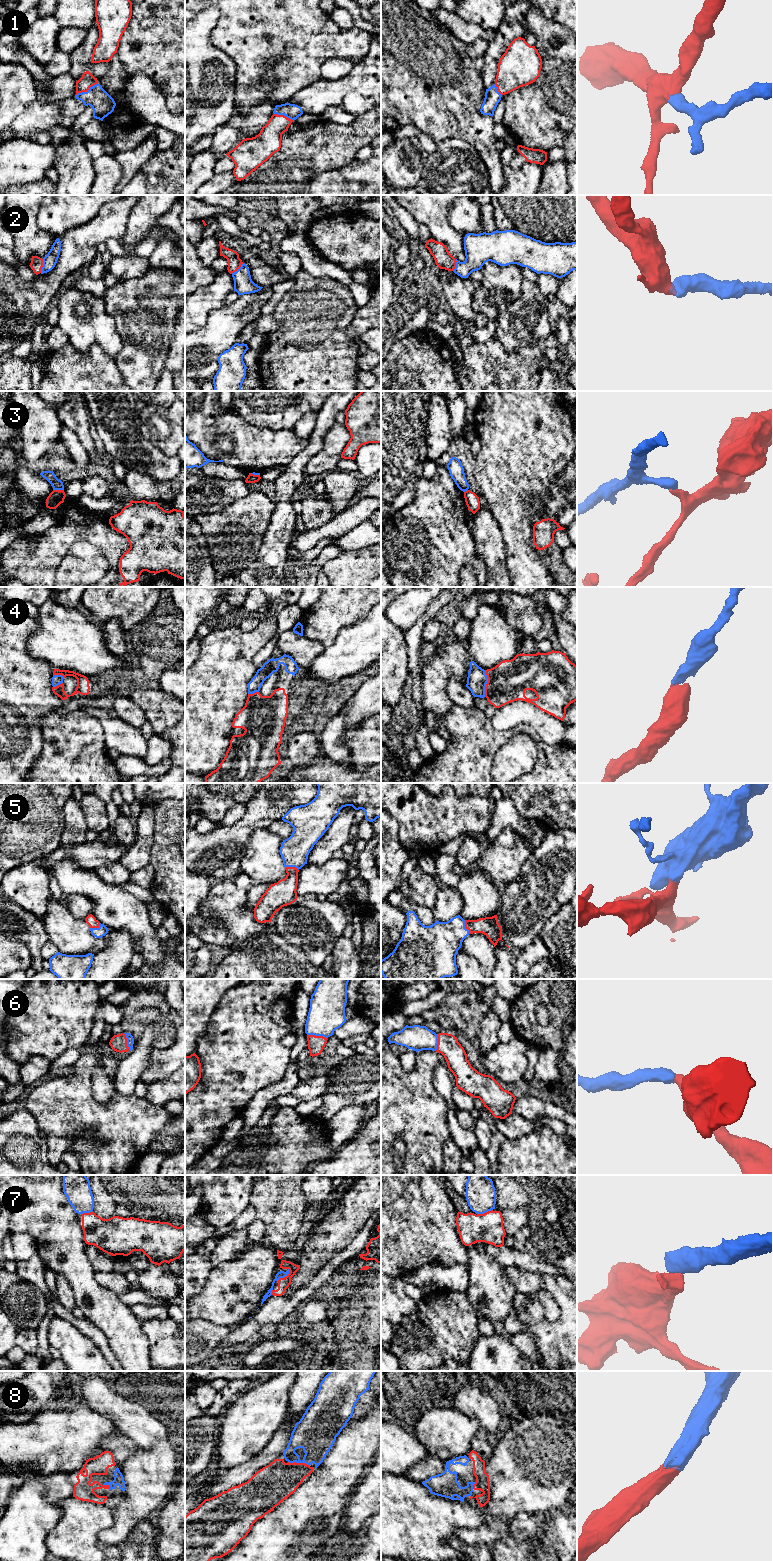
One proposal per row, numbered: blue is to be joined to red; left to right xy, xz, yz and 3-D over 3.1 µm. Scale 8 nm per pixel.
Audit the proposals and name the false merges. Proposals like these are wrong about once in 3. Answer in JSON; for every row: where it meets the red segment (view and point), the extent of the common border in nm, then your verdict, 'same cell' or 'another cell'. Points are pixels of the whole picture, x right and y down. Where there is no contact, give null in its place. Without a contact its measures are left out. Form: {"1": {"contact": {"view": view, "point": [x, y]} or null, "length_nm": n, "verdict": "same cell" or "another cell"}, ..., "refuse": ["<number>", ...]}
{"1": {"contact": {"view": "xy", "point": [86, 91]}, "length_nm": 220, "verdict": "same cell"}, "2": {"contact": {"view": "xy", "point": [42, 266]}, "length_nm": 110, "verdict": "same cell"}, "3": {"contact": {"view": "xy", "point": [58, 490]}, "length_nm": 90, "verdict": "another cell"}, "4": {"contact": {"view": "yz", "point": [487, 683]}, "length_nm": 220, "verdict": "same cell"}, "5": {"contact": {"view": "xy", "point": [95, 927]}, "length_nm": 100, "verdict": "same cell"}, "6": {"contact": {"view": "xz", "point": [317, 1036]}, "length_nm": 160, "verdict": "same cell"}, "7": {"contact": {"view": "xz", "point": [286, 1276]}, "length_nm": 140, "verdict": "another cell"}, "8": {"contact": {"view": "xz", "point": [299, 1463]}, "length_nm": 180, "verdict": "same cell"}, "refuse": ["3", "7"]}

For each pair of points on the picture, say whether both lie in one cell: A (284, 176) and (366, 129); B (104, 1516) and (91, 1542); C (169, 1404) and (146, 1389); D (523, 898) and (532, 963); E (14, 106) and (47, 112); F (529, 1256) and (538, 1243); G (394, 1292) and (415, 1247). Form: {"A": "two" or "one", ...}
{"A": "one", "B": "one", "C": "one", "D": "two", "E": "two", "F": "two", "G": "two"}

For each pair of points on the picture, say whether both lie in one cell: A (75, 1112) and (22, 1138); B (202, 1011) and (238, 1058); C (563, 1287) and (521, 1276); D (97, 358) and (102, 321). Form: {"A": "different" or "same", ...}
{"A": "different", "B": "different", "C": "different", "D": "different"}

